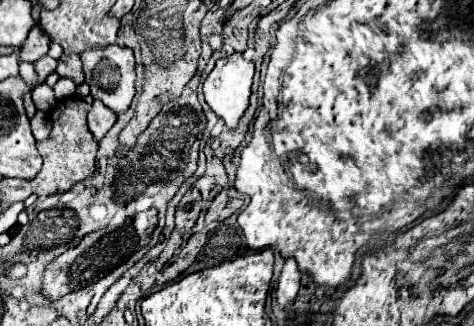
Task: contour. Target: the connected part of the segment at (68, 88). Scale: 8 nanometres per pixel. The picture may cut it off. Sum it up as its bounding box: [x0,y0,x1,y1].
[52,79,76,99]

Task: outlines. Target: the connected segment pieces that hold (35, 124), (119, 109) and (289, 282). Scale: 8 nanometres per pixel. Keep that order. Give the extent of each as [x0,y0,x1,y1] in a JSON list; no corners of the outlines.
[[32,113,50,141],[82,45,136,115],[278,259,300,307]]

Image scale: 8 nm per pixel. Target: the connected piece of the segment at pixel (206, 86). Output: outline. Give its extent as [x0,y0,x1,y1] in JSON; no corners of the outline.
[202,53,254,129]

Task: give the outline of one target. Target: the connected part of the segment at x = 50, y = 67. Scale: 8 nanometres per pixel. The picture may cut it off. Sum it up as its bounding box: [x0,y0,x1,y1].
[34,55,58,85]

